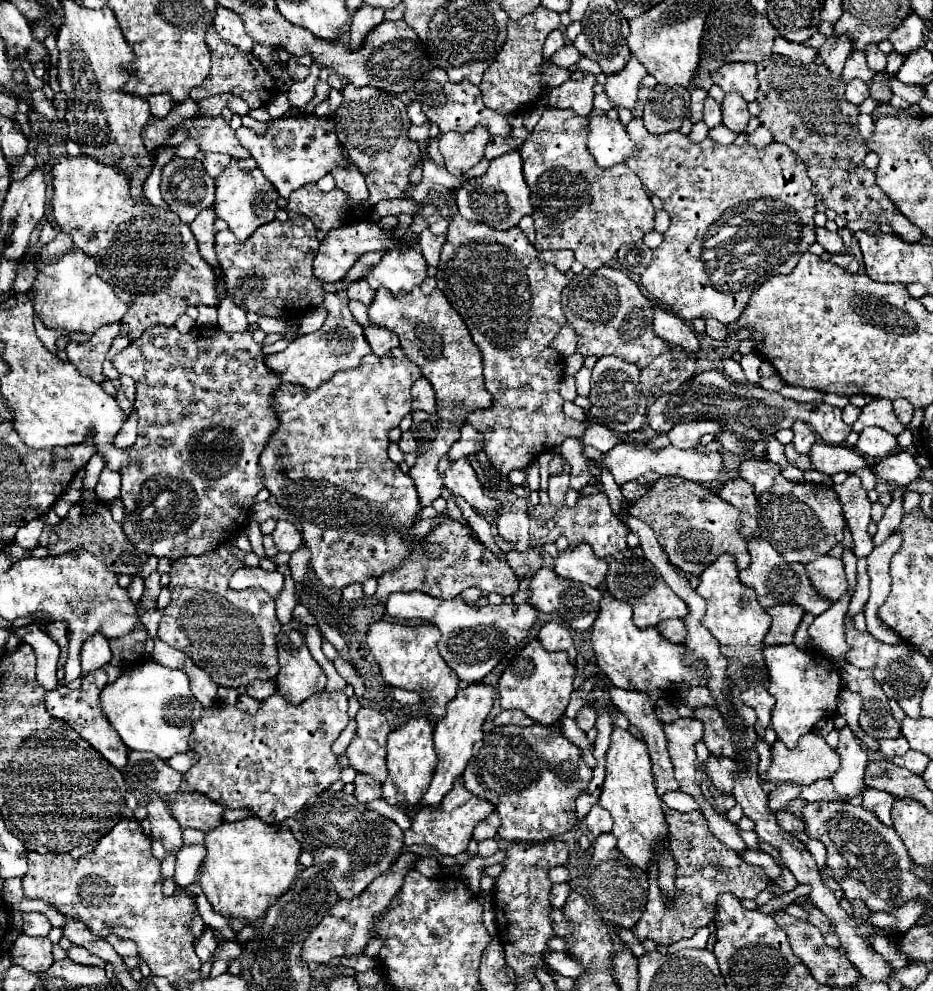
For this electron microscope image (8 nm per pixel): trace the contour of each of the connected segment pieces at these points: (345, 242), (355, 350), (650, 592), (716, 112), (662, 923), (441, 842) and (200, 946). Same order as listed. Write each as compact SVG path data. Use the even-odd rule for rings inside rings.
M361 221L361 223L351 223L351 225L343 225L337 229L331 229L327 233L327 237L321 241L319 247L319 255L313 259L313 273L317 279L321 279L323 283L335 283L339 279L345 277L345 273L349 271L349 267L363 255L369 251L383 251L383 249L401 249L405 251L407 247L399 245L395 237L389 235L387 229L381 229L375 223L369 221Z
M347 285L339 293L325 293L323 301L317 305L317 309L319 307L327 309L327 319L319 331L303 335L291 341L285 351L265 357L265 365L273 373L277 373L283 383L295 383L295 385L303 385L305 389L317 389L317 385L333 377L333 373L359 367L361 359L371 353L371 345L365 341L363 329L357 325L357 321L353 319L347 307L349 297L345 289Z
M631 557L631 559L621 559L621 561L613 561L609 565L607 571L607 591L611 597L625 601L633 607L633 623L639 629L647 629L647 627L657 627L661 621L665 619L685 619L685 615L689 613L685 601L681 601L673 589L663 581L663 577L657 573L655 565L649 563L645 557Z
M707 97L705 99L705 115L703 115L703 121L707 123L707 127L719 127L719 125L723 125L723 115L721 115L721 105L715 101L715 99L711 99L711 97Z
M665 811L665 821L669 827L669 837L663 839L663 845L655 845L657 851L667 849L675 863L677 863L677 875L675 875L675 889L679 897L669 901L663 891L657 885L659 869L653 865L647 871L649 877L649 901L645 905L643 917L639 923L631 929L633 935L643 943L647 939L653 939L657 945L671 945L679 939L693 937L697 929L709 925L715 919L715 905L719 893L733 893L737 899L755 899L765 887L767 887L767 875L761 867L745 863L735 853L729 853L725 845L721 845L713 833L707 829L707 821L701 811Z
M457 779L453 789L443 797L439 809L421 809L421 813L413 815L411 827L405 831L405 845L431 845L433 851L437 851L439 855L455 857L467 851L467 843L473 835L475 825L487 819L493 813L493 809L495 807L489 801L471 795Z
M205 931L205 933L199 937L197 945L195 945L195 953L197 953L197 957L199 957L201 961L213 961L215 951L217 951L217 941L215 941L215 937L213 937L211 931Z

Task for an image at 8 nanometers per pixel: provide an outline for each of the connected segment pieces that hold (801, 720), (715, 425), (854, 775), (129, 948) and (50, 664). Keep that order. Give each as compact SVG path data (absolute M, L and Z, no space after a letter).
M793 643L765 647L763 657L769 669L769 693L777 701L771 711L771 727L775 729L777 737L789 749L793 749L797 739L809 733L819 719L835 715L837 697L841 691L841 675L829 657L813 651L801 651Z
M691 421L691 423L675 425L675 427L667 433L667 437L671 439L671 445L675 445L675 447L679 447L679 449L693 449L693 447L697 447L701 435L705 435L705 433L719 435L721 431L723 431L722 425L718 421Z
M851 727L839 731L837 753L841 755L841 769L831 777L835 791L845 797L855 797L863 789L863 777L867 767L867 751L863 749Z
M109 935L109 937L107 937L107 941L113 945L113 949L115 949L121 957L139 957L137 943L135 943L135 941L127 941L127 939L113 937L113 935Z
M25 625L17 629L17 635L21 641L29 643L35 649L37 655L37 681L47 691L53 691L59 687L56 671L60 656L60 648L56 642L49 639L43 631L39 631L37 625Z

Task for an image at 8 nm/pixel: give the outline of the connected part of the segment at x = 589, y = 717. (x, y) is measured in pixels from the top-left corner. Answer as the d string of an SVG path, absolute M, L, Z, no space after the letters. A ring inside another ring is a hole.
M591 703L591 705L585 705L585 707L577 713L575 721L577 721L577 725L579 725L579 729L581 729L583 733L591 731L591 729L595 727L595 721L597 721L597 711L595 711L593 703Z

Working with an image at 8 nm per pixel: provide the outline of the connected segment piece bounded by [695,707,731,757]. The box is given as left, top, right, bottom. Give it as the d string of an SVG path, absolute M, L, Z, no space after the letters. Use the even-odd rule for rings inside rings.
M705 707L705 709L697 709L695 717L703 721L705 725L705 745L707 749L719 757L719 747L731 747L731 731L725 725L725 719L721 717L721 713L713 707Z

